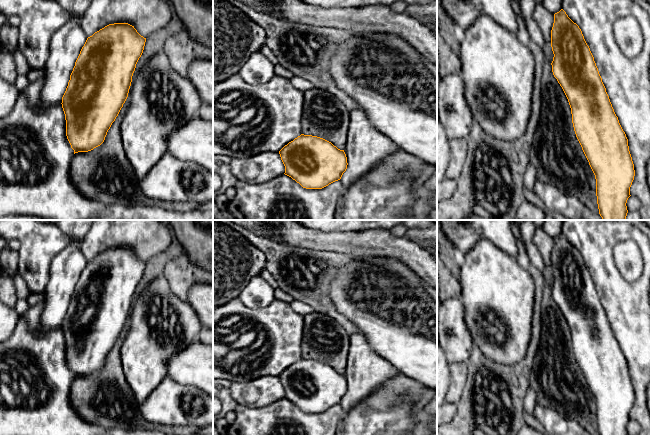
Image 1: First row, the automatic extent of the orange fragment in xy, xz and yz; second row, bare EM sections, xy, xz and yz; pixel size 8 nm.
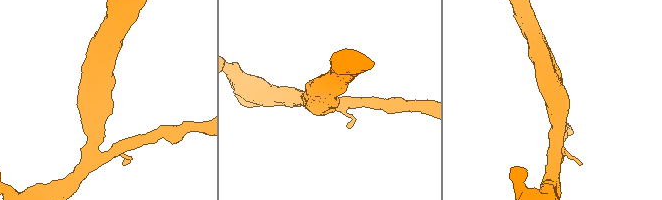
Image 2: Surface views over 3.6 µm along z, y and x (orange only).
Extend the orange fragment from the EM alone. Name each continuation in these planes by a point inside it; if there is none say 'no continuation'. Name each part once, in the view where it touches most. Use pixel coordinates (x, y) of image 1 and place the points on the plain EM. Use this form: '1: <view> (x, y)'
no continuation

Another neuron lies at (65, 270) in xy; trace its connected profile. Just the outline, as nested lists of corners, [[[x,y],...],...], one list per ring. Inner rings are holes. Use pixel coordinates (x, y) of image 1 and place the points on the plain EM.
[[[59,220],[56,225],[71,242],[53,260],[45,289],[44,308],[35,331],[39,337],[62,327],[75,286],[87,260],[80,250],[81,242],[94,220]]]

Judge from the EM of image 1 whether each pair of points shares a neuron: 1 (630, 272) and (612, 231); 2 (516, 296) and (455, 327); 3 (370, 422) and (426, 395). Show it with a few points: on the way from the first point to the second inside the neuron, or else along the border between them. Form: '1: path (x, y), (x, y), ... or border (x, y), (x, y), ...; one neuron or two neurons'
1: border (632, 239), (620, 241), (614, 247), (615, 266); two neurons
2: border (460, 299), (464, 308), (465, 324), (473, 344); two neurons
3: border (424, 387), (414, 403), (413, 412), (415, 414); two neurons

